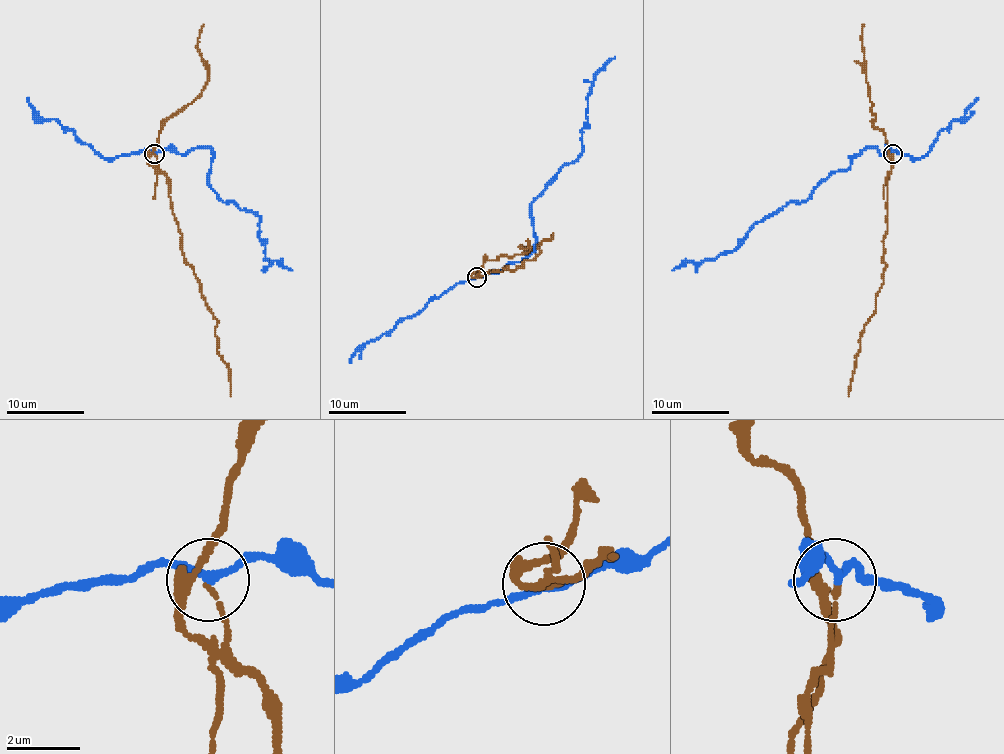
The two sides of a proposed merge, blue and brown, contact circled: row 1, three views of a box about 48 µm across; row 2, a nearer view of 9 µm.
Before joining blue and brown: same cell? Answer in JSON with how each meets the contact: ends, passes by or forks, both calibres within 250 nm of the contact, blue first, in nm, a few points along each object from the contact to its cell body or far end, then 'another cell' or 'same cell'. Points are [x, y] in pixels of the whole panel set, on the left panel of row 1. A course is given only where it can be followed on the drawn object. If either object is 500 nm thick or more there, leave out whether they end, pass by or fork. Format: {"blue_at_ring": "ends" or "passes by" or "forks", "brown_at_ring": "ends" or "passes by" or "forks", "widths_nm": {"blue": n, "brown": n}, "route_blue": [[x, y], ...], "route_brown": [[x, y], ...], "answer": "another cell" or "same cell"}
{"blue_at_ring": "passes by", "brown_at_ring": "ends", "widths_nm": {"blue": 190, "brown": 130}, "route_blue": [[155, 154], [211, 150], [209, 185], [224, 202], [234, 202], [259, 218], [265, 258], [292, 270]], "route_brown": [[155, 154], [168, 183], [172, 214], [182, 235], [182, 255], [217, 320], [217, 351], [230, 373], [230, 396]], "answer": "another cell"}

